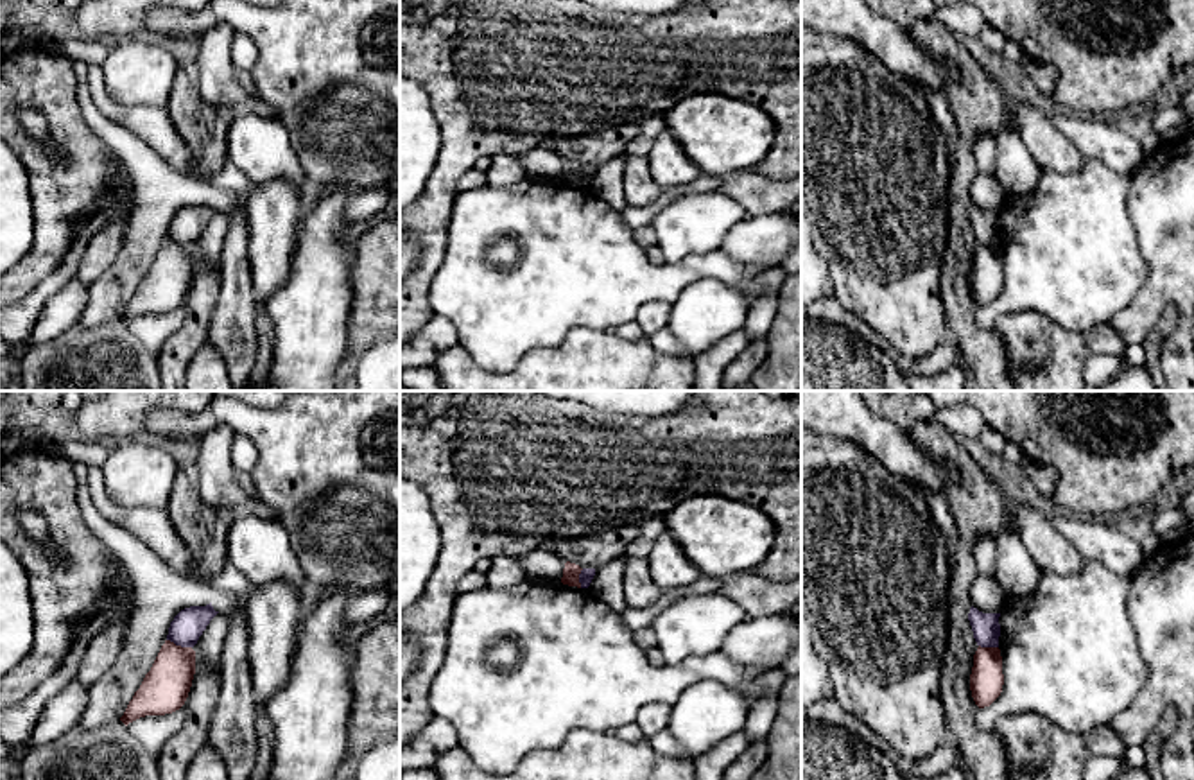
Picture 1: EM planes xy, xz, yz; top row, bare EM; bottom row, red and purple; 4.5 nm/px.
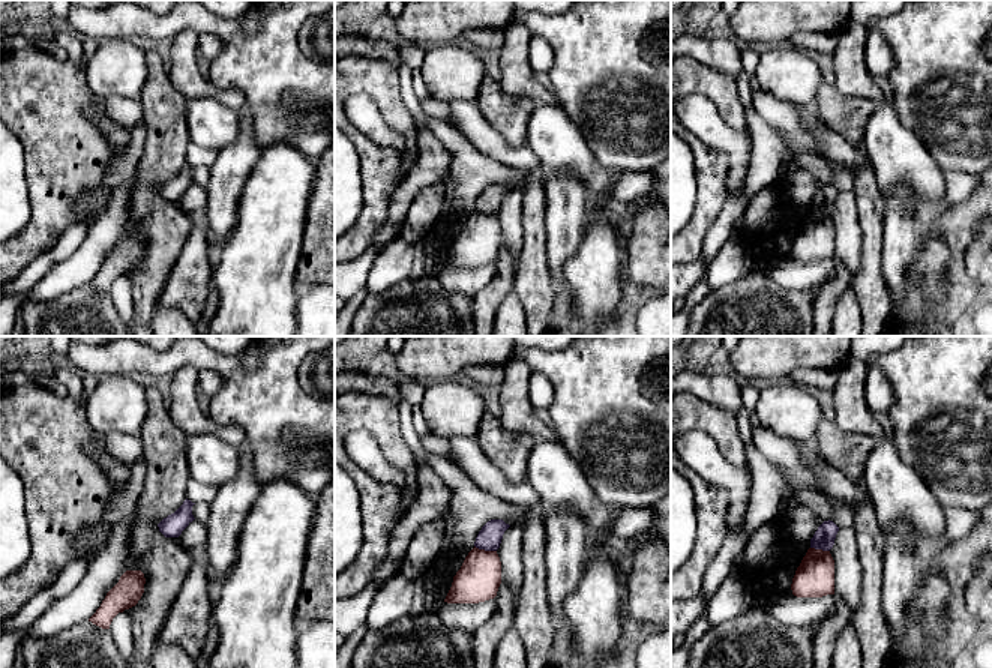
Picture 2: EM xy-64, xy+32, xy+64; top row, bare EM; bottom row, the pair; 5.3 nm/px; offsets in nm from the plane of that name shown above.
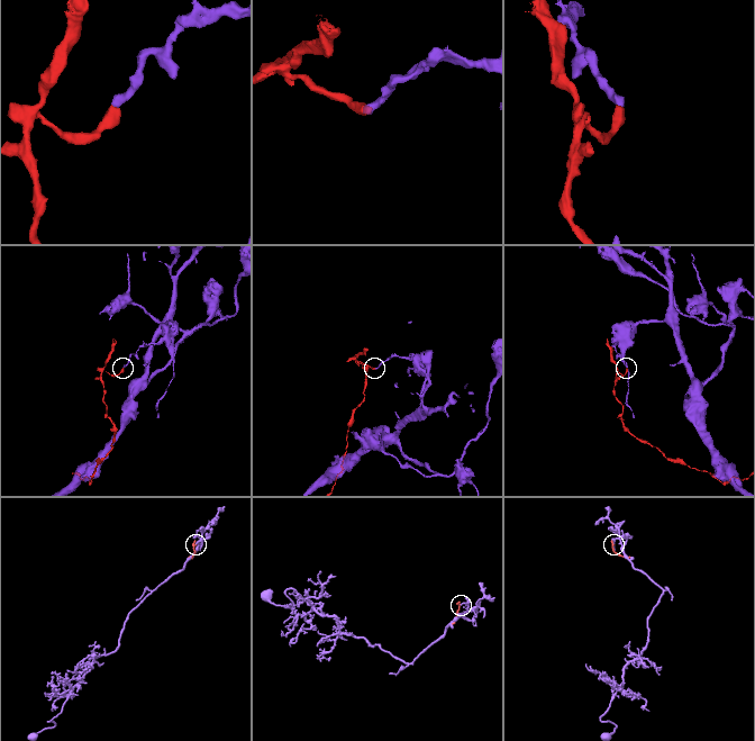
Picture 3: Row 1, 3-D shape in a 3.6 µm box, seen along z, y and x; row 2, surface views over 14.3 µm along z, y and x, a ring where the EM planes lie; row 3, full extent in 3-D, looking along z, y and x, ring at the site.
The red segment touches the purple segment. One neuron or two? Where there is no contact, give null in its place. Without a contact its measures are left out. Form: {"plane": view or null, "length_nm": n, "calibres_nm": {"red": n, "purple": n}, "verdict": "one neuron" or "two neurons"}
{"plane": "xy", "length_nm": 120, "calibres_nm": {"red": 220, "purple": 140}, "verdict": "two neurons"}

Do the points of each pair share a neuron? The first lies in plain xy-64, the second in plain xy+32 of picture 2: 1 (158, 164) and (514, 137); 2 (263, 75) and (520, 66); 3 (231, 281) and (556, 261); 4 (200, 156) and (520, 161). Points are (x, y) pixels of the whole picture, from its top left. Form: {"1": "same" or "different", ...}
{"1": "same", "2": "different", "3": "different", "4": "same"}

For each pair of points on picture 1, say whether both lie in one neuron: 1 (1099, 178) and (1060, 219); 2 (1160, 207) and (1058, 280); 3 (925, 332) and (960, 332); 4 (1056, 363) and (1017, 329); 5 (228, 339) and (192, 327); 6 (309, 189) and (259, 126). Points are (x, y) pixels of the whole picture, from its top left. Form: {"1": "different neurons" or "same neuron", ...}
{"1": "same neuron", "2": "different neurons", "3": "different neurons", "4": "same neuron", "5": "different neurons", "6": "same neuron"}

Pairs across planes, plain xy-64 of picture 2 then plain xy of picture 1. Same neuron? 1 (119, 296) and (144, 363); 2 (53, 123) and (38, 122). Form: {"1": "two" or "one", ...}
{"1": "two", "2": "two"}

